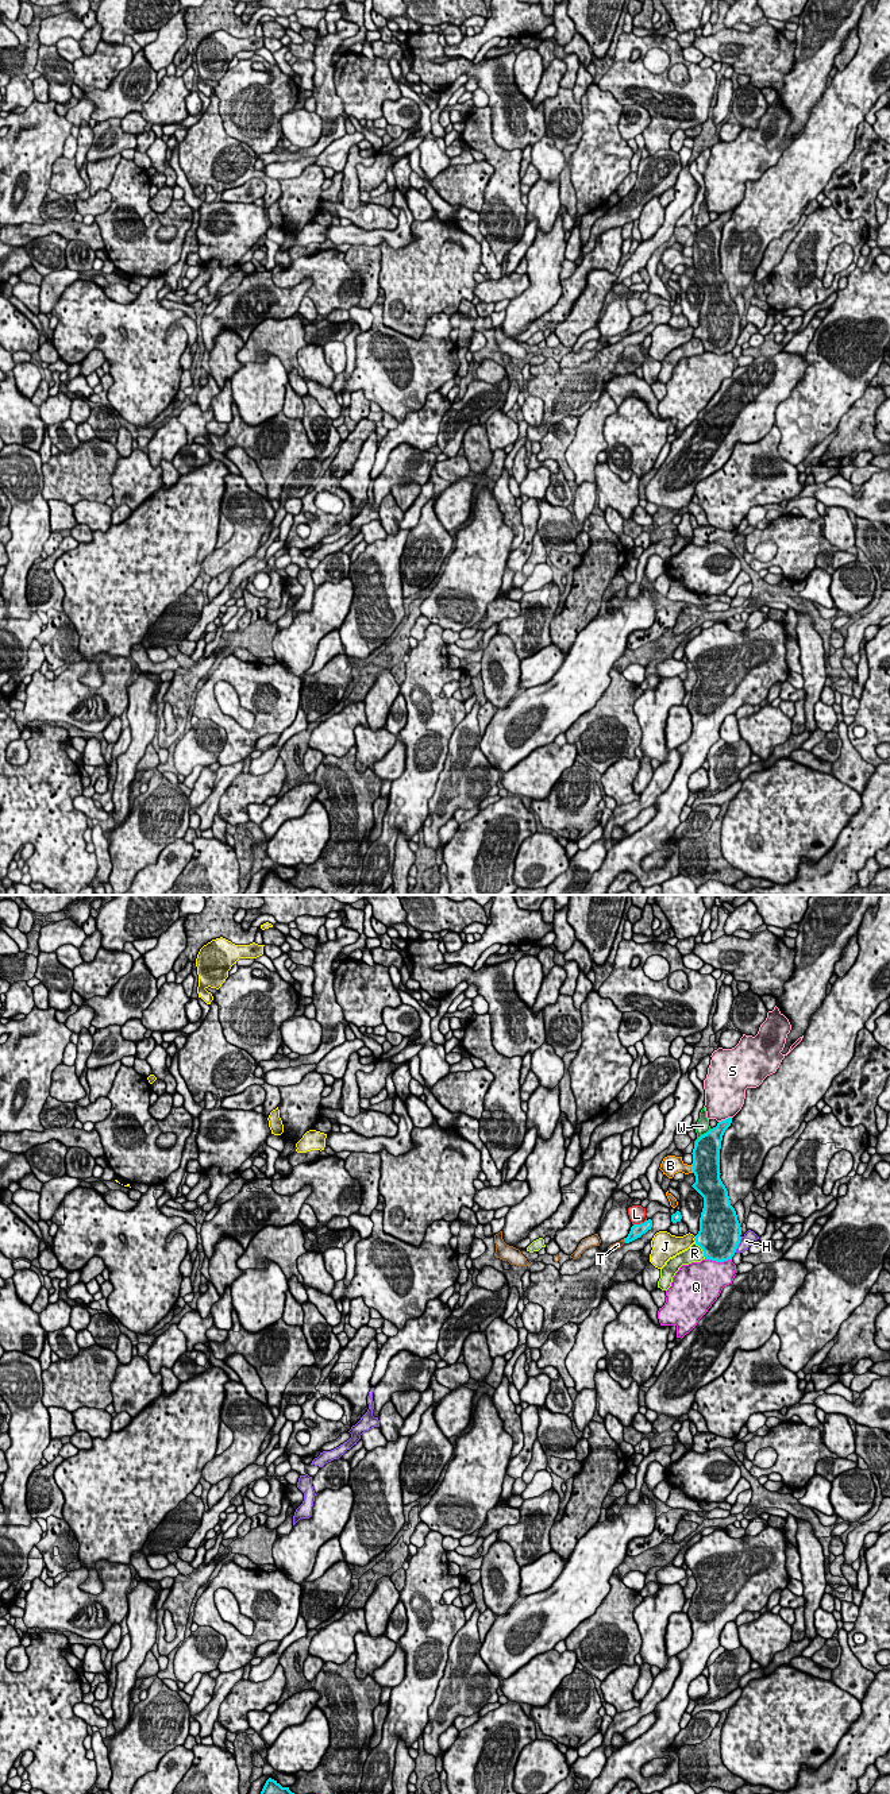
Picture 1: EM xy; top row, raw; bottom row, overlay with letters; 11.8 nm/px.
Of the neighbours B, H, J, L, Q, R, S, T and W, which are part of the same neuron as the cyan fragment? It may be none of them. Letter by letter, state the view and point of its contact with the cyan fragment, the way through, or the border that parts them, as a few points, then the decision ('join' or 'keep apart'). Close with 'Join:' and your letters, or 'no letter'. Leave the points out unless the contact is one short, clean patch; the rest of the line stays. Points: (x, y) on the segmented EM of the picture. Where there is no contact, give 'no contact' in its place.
B: meets cyan in xy at (693, 1168); keep apart
H: meets cyan in xy at (738, 1245); keep apart
J: meets cyan in xy at (694, 1239); keep apart
L: meets cyan in xy at (640, 1223); border along xy (646, 1219), (634, 1225); keep apart
Q: meets cyan in xy at (719, 1261); keep apart
R: meets cyan in xy at (702, 1250); keep apart
S: meets cyan in xy at (725, 1119); keep apart
T: meets cyan in xy at (624, 1241); runs through xy (636, 1230), (624, 1241), (617, 1245); join
W: meets cyan in xy at (701, 1135); keep apart
Join: T

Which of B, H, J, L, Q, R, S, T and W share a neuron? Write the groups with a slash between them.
B / H / J / L / Q / R / S / T / W

